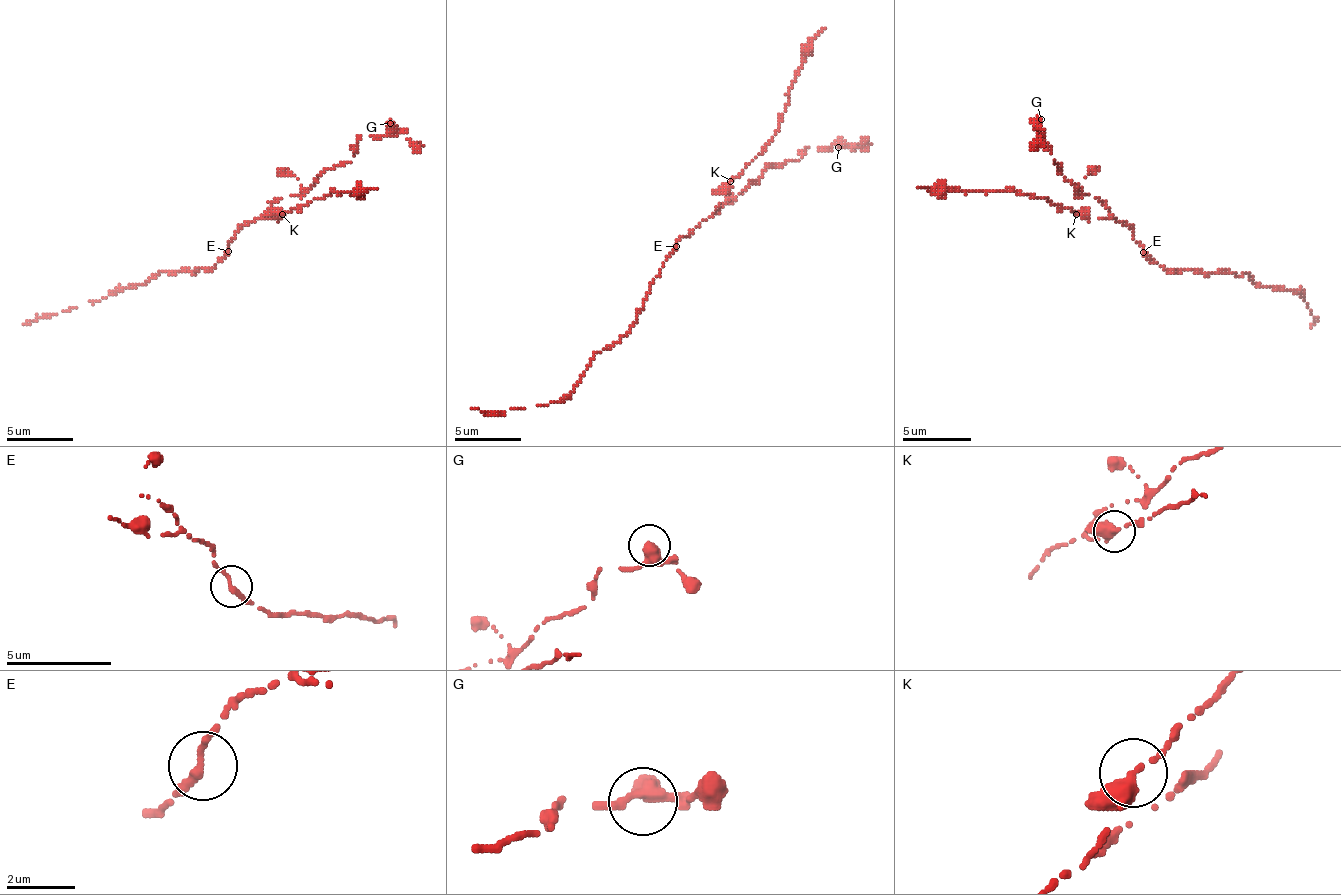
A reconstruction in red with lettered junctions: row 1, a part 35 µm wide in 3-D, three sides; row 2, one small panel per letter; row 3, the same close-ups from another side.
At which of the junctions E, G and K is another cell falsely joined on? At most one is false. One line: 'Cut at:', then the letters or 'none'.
Cut at: K

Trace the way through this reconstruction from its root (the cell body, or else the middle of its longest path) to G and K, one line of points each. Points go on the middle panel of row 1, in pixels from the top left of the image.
G: (673, 250), (683, 237), (746, 190), (769, 167), (799, 161), (809, 147), (835, 144), (838, 147)
K: (673, 250), (683, 237), (716, 210), (719, 190), (729, 180)

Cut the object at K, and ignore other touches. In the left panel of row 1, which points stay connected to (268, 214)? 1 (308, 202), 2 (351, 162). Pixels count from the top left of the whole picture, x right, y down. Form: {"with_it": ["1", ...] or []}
{"with_it": ["2"]}

